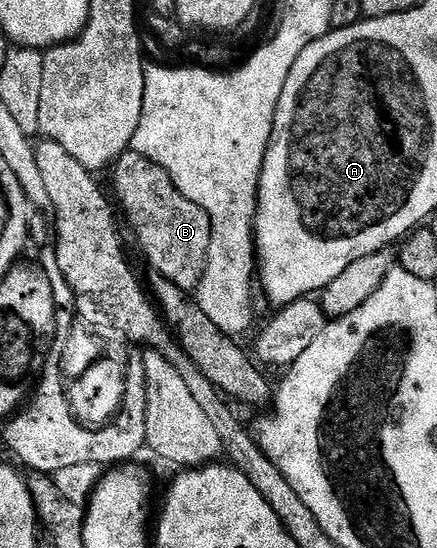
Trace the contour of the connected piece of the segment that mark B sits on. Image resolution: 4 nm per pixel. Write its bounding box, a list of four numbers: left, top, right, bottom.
[111,150,212,293]

